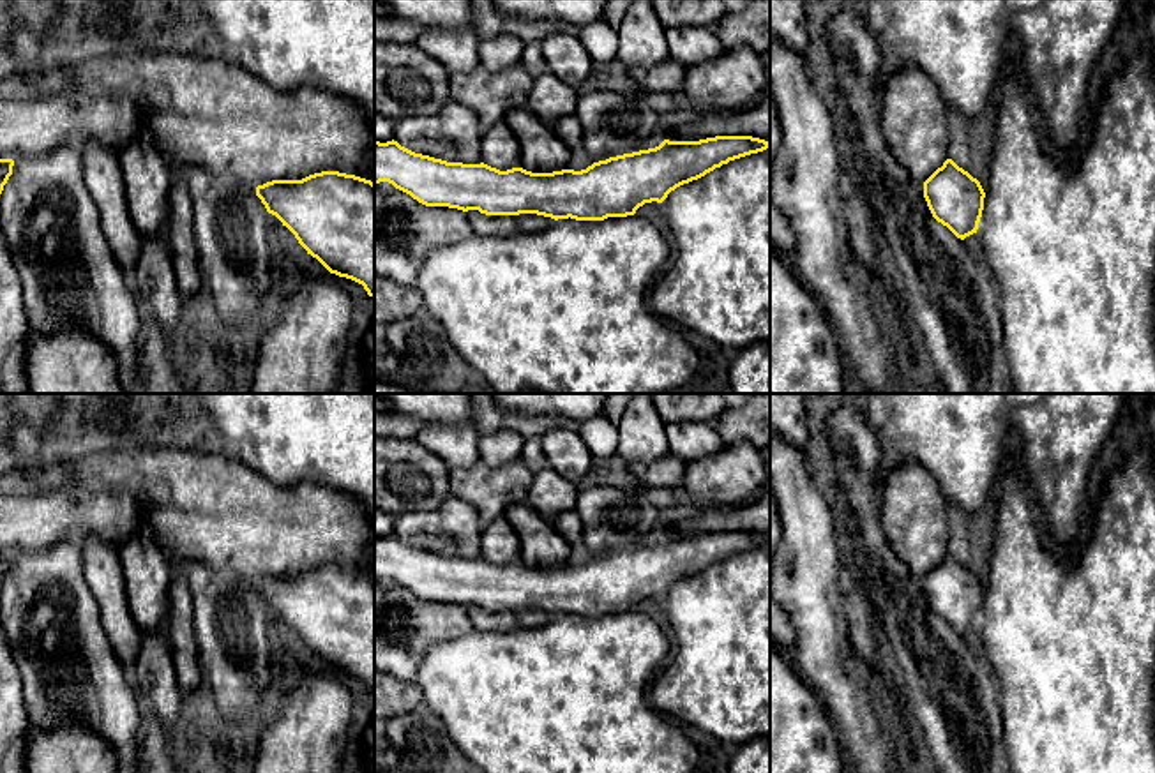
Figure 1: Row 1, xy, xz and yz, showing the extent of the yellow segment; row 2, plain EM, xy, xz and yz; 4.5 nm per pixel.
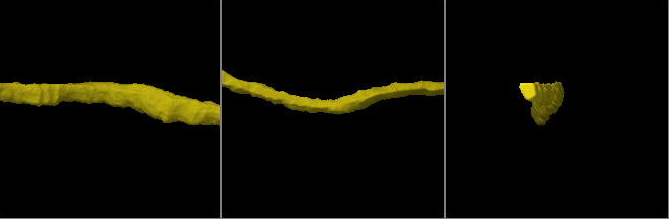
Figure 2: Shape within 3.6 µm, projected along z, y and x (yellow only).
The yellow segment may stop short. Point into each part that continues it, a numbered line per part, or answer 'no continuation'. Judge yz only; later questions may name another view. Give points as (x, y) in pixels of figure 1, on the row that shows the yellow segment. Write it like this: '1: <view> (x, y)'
1: yz (913, 115)

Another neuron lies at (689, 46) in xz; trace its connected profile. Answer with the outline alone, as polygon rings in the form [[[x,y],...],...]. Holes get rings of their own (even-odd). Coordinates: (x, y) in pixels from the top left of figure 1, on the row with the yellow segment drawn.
[[[705,26],[666,28],[666,42],[669,58],[685,67],[715,60],[726,51],[713,30]]]

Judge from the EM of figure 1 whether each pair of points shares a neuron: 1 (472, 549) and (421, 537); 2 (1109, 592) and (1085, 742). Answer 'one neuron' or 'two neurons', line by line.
1: one neuron
2: one neuron

